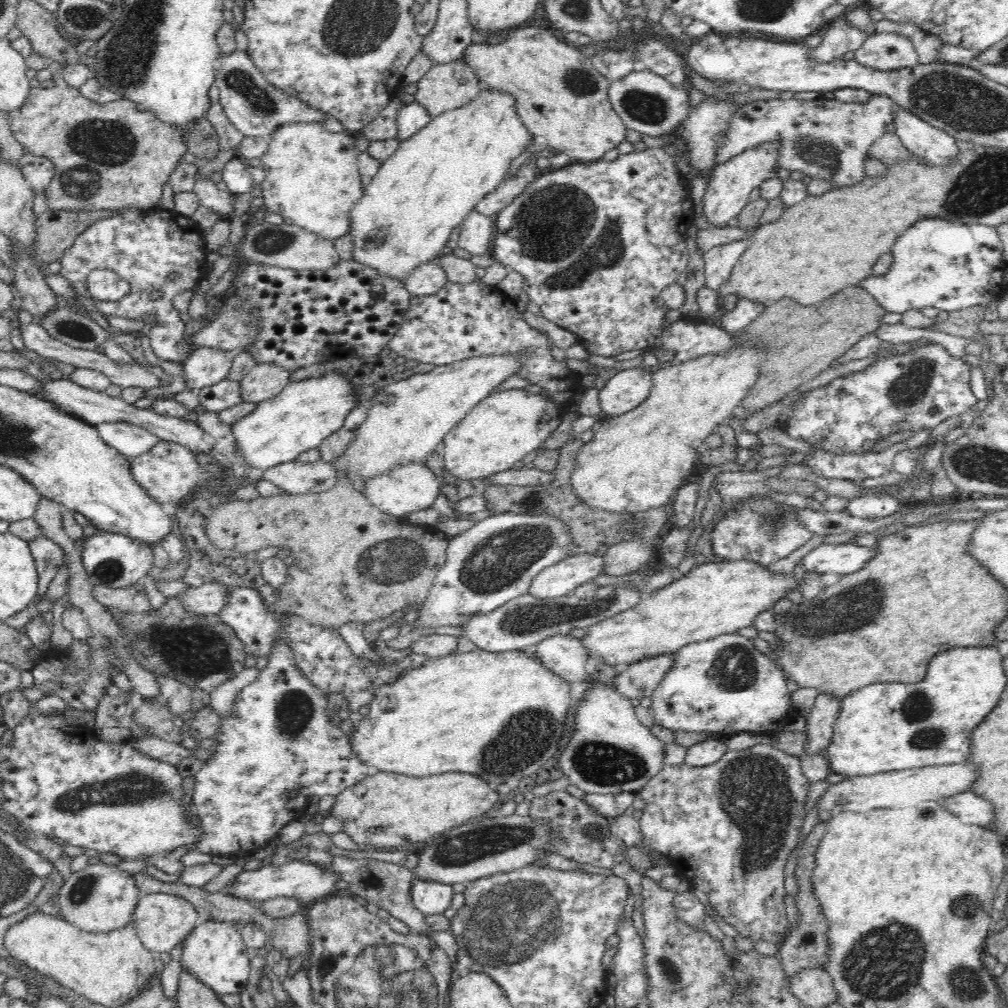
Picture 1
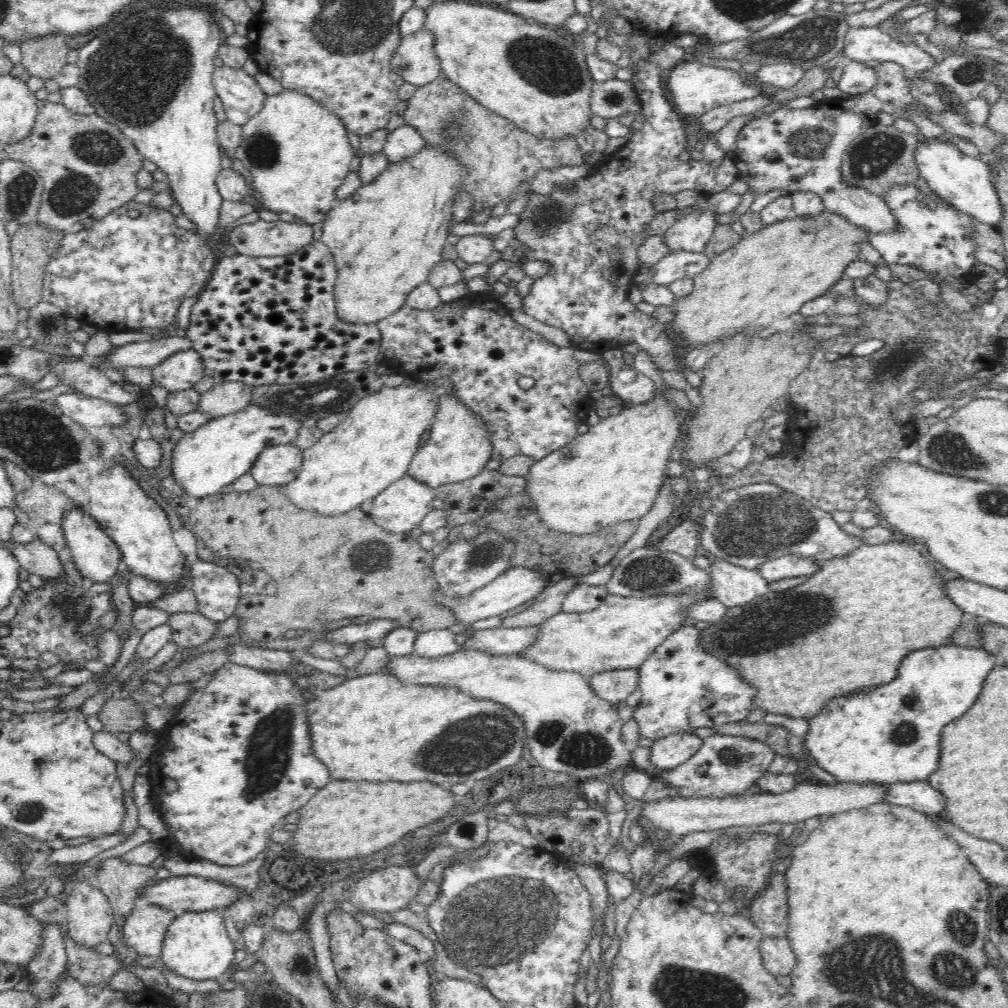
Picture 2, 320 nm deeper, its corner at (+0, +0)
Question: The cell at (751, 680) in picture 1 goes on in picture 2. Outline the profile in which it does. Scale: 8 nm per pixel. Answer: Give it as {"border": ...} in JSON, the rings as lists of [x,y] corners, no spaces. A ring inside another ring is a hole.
{"border":[[[682,625],[674,630],[639,666],[638,671],[642,695],[633,718],[639,724],[640,734],[653,741],[674,733],[692,733],[696,728],[736,723],[748,718],[750,712],[756,709],[753,705],[756,689],[750,686],[735,668],[702,650],[700,632],[692,625]]]}

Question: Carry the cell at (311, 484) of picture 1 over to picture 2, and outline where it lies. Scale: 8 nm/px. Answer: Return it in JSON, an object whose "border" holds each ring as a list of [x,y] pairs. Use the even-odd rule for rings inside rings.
{"border":[[[293,443],[267,446],[258,455],[249,473],[259,485],[279,487],[296,478],[302,466],[301,451]]]}

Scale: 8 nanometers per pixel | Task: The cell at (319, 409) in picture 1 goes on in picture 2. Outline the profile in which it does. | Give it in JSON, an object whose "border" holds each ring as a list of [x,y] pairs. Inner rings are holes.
{"border":[[[250,403],[238,412],[216,417],[194,432],[184,433],[172,449],[171,474],[187,495],[186,500],[195,503],[248,473],[267,446],[293,443],[301,428],[301,421],[293,416]]]}

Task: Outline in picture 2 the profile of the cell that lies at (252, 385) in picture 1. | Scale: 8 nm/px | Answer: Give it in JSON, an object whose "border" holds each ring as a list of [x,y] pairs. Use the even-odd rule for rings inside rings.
{"border":[[[243,382],[216,383],[210,390],[200,394],[197,410],[211,416],[212,418],[226,416],[238,412],[250,404],[250,397],[254,386]]]}

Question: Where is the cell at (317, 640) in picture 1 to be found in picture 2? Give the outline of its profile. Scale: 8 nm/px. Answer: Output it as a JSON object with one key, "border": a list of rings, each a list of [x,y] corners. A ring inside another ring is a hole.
{"border":[[[198,561],[190,570],[192,590],[198,599],[198,611],[214,622],[235,614],[240,598],[240,580],[224,567]]]}

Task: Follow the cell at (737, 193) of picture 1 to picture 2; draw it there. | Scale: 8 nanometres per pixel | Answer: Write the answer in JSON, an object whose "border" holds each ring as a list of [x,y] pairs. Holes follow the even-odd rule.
{"border":[[[694,210],[676,220],[661,238],[669,254],[678,250],[703,252],[711,239],[714,227],[719,225],[716,215],[717,212],[711,210]]]}

